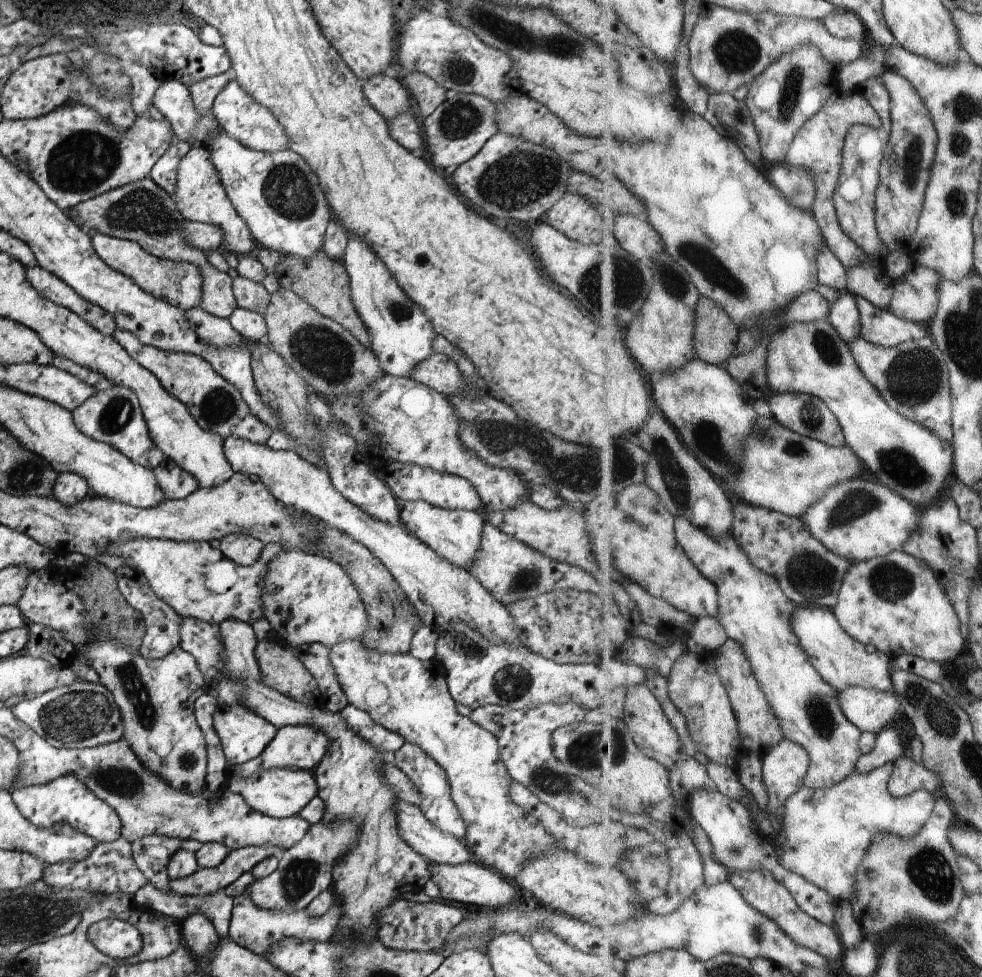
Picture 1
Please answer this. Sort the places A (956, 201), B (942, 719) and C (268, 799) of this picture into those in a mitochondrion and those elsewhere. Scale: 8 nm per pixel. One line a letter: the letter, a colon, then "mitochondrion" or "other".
A: mitochondrion
B: mitochondrion
C: other

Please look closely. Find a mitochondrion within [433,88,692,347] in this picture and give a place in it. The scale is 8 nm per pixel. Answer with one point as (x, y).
(518, 181)

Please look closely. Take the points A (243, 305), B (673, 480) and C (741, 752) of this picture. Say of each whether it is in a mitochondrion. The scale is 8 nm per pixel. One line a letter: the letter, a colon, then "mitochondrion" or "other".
A: other
B: mitochondrion
C: other

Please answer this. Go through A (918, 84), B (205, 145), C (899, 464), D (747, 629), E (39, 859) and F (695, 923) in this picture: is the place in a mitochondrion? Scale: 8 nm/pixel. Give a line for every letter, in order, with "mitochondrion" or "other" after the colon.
A: other
B: other
C: mitochondrion
D: other
E: other
F: other

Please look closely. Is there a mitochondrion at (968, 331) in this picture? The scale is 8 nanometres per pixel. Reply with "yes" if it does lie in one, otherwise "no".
yes

